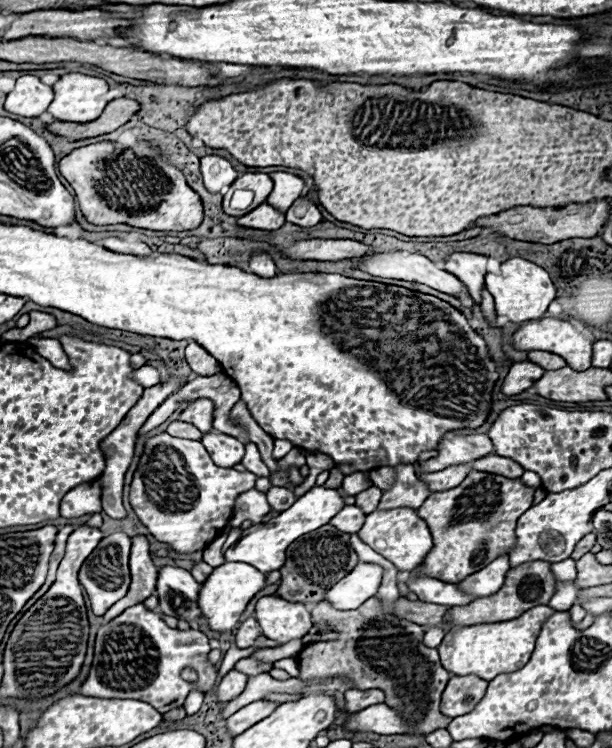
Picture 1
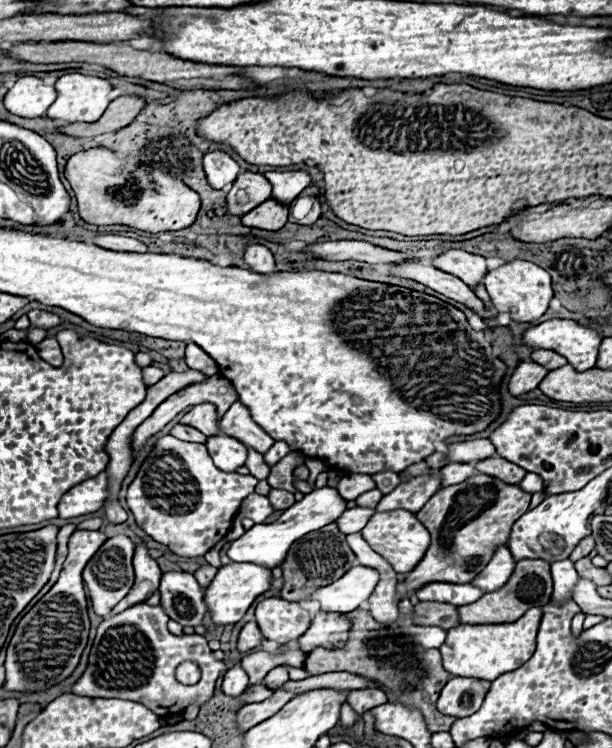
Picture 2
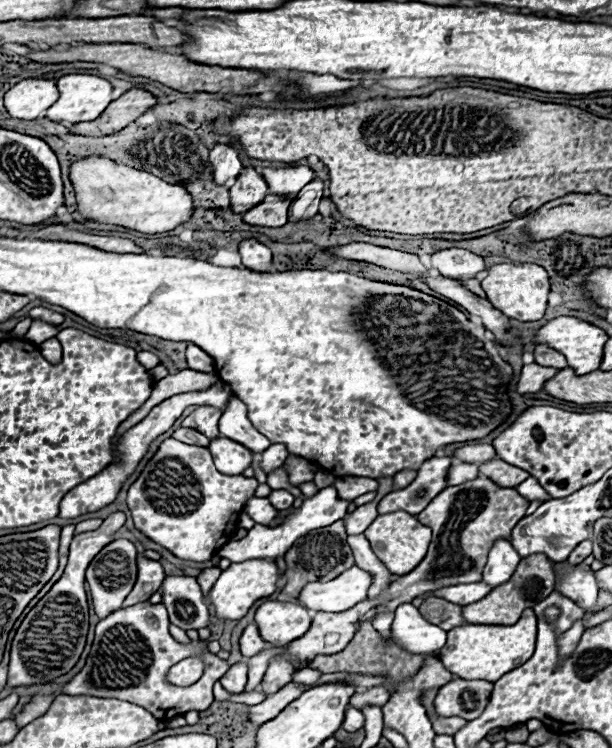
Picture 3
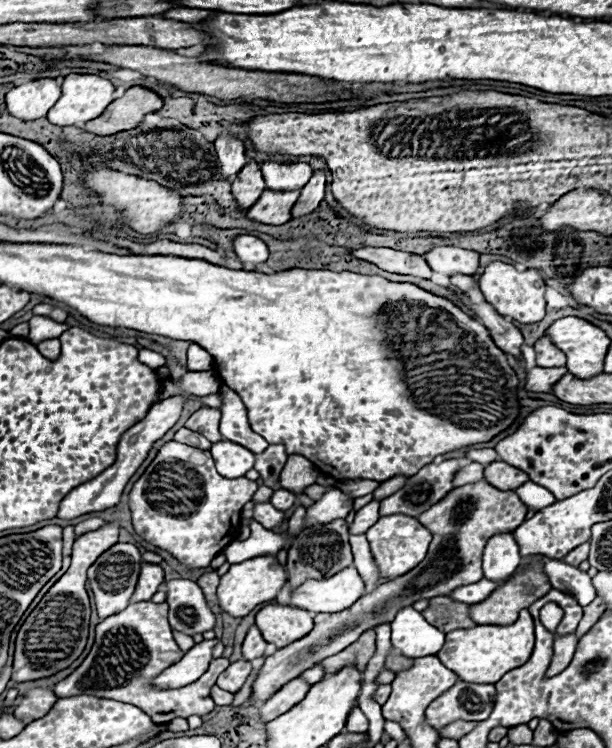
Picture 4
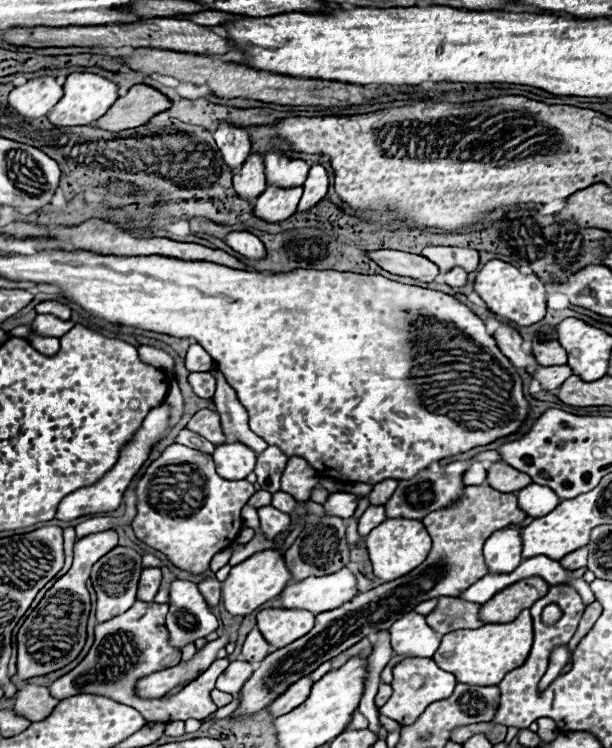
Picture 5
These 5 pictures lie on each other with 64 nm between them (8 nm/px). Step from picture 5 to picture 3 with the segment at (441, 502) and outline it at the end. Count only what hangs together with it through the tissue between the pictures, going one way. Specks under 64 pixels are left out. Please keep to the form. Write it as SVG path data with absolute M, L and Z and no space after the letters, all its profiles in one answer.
M432 456L420 470L418 476L412 484L408 484L402 490L394 490L390 494L386 494L380 502L378 502L378 514L388 514L388 512L396 512L396 510L404 510L410 514L420 514L426 506L428 500L432 500L432 496L440 494L448 474L448 468L452 466L452 458L450 456Z

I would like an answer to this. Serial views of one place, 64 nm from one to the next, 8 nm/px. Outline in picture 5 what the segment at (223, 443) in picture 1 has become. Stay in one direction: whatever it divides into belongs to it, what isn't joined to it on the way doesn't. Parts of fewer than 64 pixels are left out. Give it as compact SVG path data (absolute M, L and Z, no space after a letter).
M224 442L214 450L214 462L226 480L244 480L256 466L256 452L240 442Z

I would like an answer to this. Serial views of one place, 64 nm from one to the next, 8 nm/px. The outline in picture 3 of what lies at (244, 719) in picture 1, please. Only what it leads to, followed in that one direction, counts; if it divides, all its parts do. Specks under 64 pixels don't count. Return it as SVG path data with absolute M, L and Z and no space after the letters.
M293 681L286 684L278 692L268 695L258 706L250 706L248 708L248 720L252 724L258 724L258 726L264 724L264 720L272 720L272 716L278 716L302 692L304 692L302 684Z

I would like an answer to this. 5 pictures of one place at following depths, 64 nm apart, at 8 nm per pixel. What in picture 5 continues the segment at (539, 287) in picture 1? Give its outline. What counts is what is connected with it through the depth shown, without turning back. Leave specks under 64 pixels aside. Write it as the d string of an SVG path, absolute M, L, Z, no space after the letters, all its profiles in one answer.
M490 260L476 276L474 290L480 294L480 298L486 302L486 306L500 318L510 320L518 326L530 326L544 318L546 314L546 294L544 294L544 282L536 274L522 274L518 268L502 262L502 260Z

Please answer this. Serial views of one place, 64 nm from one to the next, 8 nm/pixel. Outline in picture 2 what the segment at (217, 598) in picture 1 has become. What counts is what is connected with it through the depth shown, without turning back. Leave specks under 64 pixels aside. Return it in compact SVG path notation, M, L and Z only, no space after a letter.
M232 562L218 568L214 580L204 590L204 604L212 616L212 622L216 626L228 626L238 622L246 614L254 598L270 588L270 582L272 582L272 570L256 568L256 564Z

